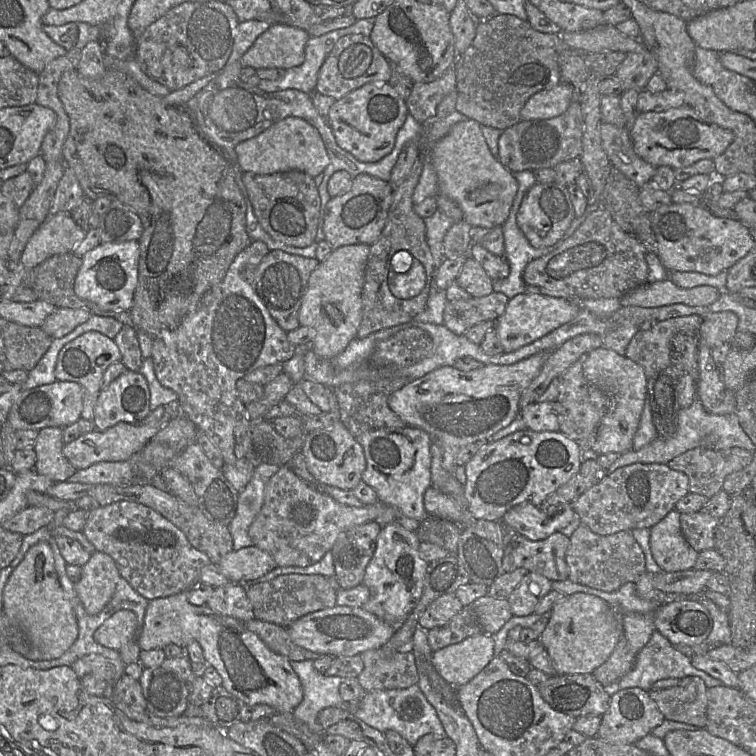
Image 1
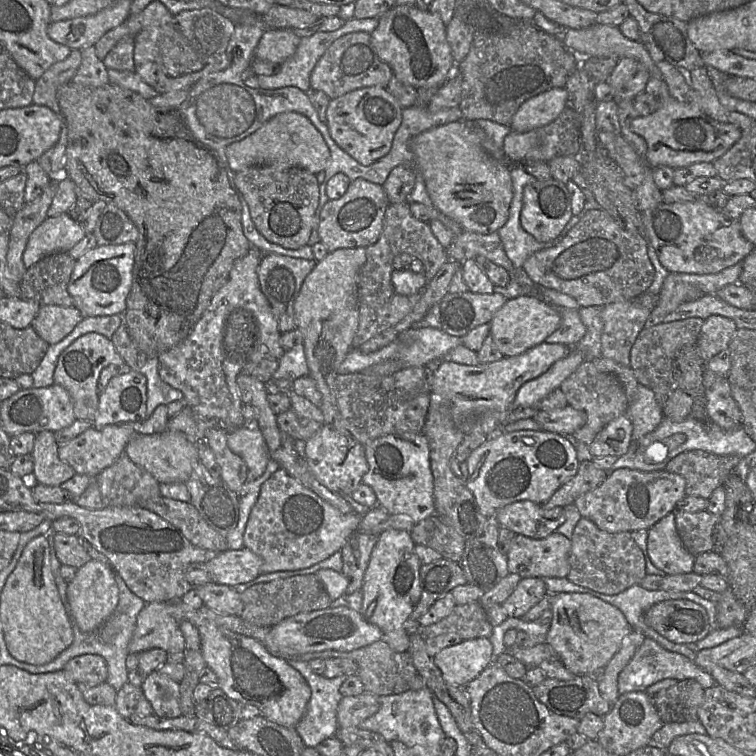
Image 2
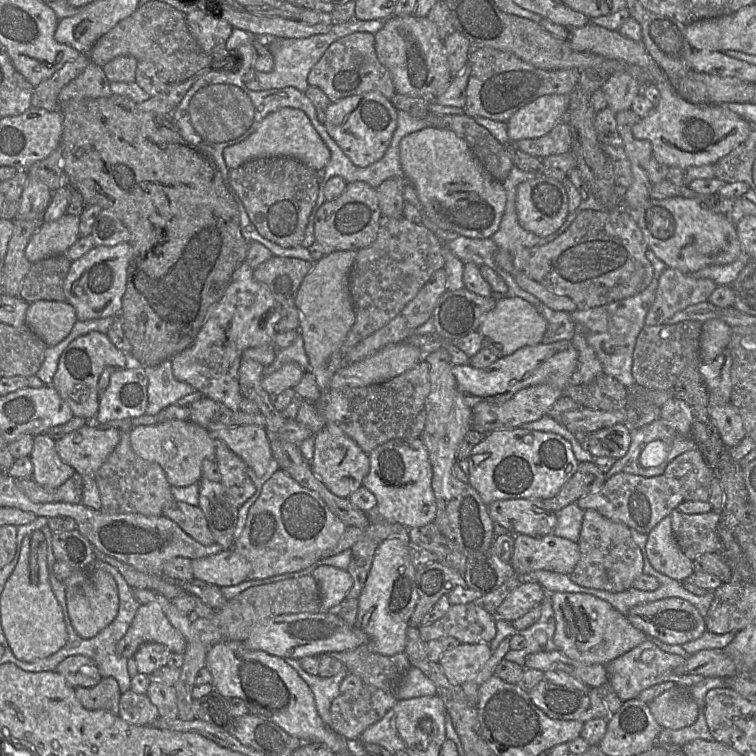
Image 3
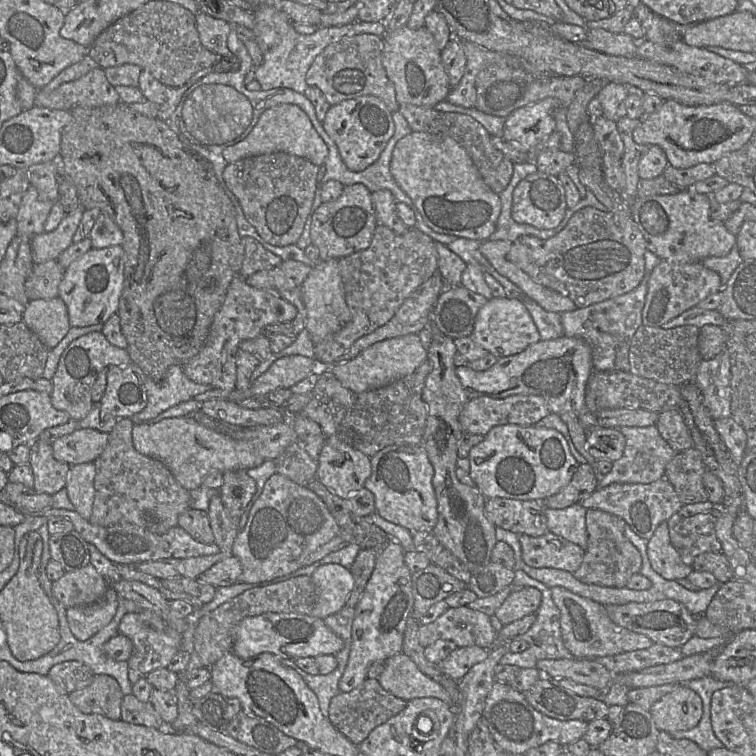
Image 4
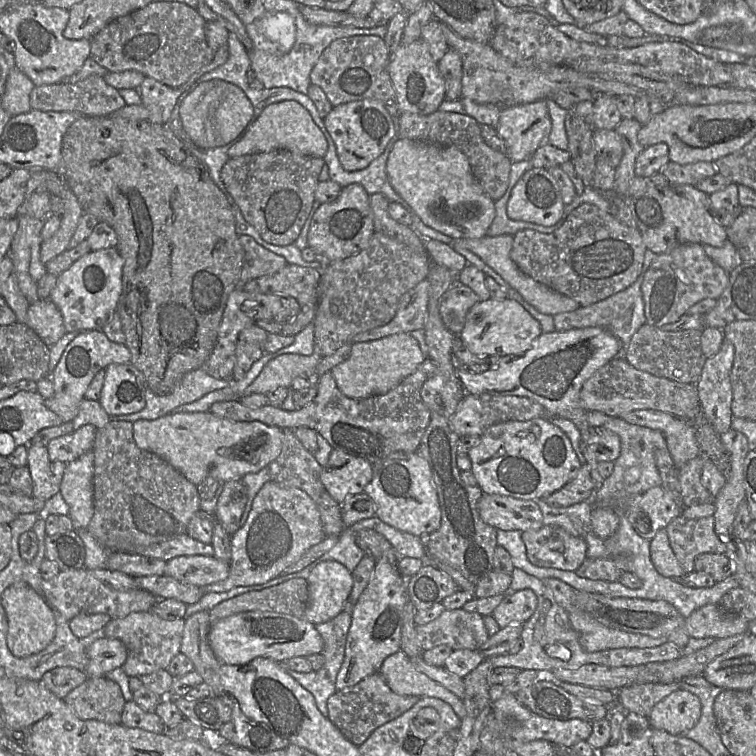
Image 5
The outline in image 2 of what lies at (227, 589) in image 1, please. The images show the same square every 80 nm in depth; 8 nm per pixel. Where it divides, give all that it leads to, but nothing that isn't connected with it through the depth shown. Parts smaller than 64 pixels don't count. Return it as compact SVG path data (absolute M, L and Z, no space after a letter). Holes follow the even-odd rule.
M212 582L193 588L197 589L204 606L207 608L221 615L241 615L244 605L240 597L241 594L234 588Z

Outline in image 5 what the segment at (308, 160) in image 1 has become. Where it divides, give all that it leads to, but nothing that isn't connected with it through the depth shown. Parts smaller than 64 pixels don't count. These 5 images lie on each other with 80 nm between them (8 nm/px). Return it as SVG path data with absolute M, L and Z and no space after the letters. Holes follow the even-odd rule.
M285 100L265 107L243 136L228 149L228 157L235 158L274 149L288 149L323 158L328 144L309 112L298 102Z

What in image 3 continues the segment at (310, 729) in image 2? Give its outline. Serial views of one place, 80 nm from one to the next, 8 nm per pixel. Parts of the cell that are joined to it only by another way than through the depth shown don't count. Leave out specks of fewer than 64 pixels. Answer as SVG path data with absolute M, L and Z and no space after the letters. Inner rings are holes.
M285 658L285 662L291 666L299 676L307 683L313 692L317 712L323 722L330 724L330 707L333 700L340 693L340 684L349 671L344 668L333 677L324 678L319 675L310 675L305 672L297 659Z

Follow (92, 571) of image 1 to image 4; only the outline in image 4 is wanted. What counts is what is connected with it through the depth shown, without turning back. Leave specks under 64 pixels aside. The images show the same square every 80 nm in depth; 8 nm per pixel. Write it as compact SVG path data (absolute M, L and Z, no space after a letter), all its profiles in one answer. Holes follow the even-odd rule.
M108 587L104 597L91 605L67 609L70 631L79 641L86 641L114 618L118 607L118 595Z

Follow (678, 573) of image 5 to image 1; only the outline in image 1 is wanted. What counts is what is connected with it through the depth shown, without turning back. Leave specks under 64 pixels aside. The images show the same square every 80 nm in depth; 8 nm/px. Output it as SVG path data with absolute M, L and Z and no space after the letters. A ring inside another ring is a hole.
M673 509L650 528L652 556L663 572L692 569L699 552L685 540L680 512Z

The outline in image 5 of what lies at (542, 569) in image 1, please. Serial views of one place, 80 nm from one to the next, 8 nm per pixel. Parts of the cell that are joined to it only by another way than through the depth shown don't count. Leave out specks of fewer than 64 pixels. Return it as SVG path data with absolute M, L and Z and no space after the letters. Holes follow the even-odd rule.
M555 525L522 532L528 560L535 566L576 571L586 559L587 543Z

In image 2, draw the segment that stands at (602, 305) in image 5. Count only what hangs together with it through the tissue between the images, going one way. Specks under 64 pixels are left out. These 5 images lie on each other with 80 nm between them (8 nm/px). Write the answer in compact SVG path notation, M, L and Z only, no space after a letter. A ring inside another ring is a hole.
M650 245L647 255L655 269L655 276L649 288L643 294L633 299L600 306L600 316L603 322L603 331L601 335L602 356L613 359L625 366L630 366L631 348L640 331L644 328L648 316L656 306L663 282L670 273L662 266L655 250Z

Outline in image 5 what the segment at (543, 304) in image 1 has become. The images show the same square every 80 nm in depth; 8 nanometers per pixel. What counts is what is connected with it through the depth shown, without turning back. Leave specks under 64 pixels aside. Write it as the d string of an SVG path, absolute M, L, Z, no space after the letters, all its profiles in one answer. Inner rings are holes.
M506 297L504 299L490 298L472 306L458 337L473 354L480 357L497 356L501 358L526 352L541 334L539 322L520 303Z

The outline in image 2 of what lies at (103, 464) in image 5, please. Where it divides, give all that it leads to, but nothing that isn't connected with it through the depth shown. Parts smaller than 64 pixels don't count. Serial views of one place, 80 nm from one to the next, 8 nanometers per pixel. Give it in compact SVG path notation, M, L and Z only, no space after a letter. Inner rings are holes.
M124 453L95 478L105 507L138 506L141 500L161 496L159 482L145 469L133 463Z

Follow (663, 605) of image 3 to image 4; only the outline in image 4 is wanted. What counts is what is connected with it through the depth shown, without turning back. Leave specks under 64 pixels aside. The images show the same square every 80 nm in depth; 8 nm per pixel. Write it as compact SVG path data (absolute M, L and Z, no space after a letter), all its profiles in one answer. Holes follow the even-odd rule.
M656 600L654 602L629 602L627 604L608 604L605 609L609 618L617 625L630 631L649 637L654 643L672 648L681 648L694 636L697 617L690 613L684 605L672 600Z

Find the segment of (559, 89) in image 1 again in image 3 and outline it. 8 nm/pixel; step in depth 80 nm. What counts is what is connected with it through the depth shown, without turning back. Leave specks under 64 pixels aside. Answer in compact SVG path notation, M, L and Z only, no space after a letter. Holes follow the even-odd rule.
M551 94L541 96L516 111L506 122L510 142L535 139L549 133L554 126L565 120L569 105L569 95Z

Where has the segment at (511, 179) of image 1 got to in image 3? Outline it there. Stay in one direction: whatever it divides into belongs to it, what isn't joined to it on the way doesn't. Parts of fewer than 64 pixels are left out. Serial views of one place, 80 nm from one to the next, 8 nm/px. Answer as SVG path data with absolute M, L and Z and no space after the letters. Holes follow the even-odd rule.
M424 128L408 134L400 141L399 156L404 179L414 187L427 216L439 228L472 239L491 238L498 230L507 200L503 182L497 181L485 170L467 142L453 131Z

